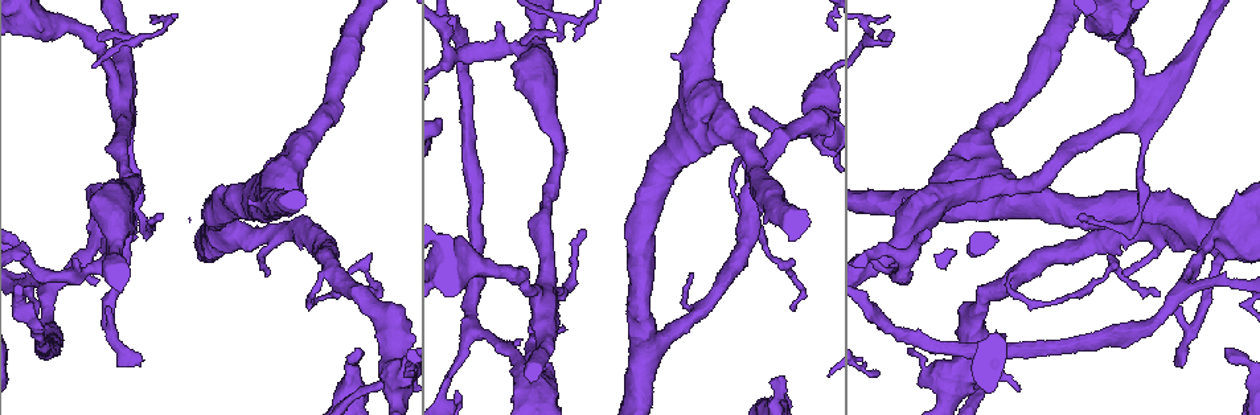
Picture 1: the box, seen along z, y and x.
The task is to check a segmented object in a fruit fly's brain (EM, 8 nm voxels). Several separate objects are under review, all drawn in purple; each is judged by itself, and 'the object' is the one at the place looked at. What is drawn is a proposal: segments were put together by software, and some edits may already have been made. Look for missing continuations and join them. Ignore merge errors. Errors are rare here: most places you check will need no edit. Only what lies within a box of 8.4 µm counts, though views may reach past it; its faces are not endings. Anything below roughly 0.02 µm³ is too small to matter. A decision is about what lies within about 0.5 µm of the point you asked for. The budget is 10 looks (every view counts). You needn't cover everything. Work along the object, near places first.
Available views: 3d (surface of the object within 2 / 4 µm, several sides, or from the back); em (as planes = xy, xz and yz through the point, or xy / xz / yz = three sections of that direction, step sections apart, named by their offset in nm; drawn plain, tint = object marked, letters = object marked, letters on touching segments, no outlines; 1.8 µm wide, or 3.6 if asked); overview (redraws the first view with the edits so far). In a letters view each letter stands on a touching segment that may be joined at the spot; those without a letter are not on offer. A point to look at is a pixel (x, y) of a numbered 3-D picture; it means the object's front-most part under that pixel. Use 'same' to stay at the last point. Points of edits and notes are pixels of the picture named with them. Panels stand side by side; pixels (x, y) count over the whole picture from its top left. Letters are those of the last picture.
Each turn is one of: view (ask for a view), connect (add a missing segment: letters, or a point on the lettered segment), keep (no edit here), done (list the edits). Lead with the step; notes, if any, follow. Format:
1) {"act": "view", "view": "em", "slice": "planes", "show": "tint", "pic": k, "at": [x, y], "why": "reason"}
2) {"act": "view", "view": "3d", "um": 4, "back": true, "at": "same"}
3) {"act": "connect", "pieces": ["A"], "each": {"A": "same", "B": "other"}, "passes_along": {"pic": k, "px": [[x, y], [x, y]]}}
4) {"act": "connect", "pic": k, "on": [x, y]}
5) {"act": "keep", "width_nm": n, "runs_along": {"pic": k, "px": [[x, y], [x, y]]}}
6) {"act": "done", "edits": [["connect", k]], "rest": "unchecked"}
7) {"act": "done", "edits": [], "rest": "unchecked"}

{"act": "view", "view": "em", "slice": "planes", "show": "letters", "pic": 1, "at": [1157, 294], "why": "end of a long branch"}

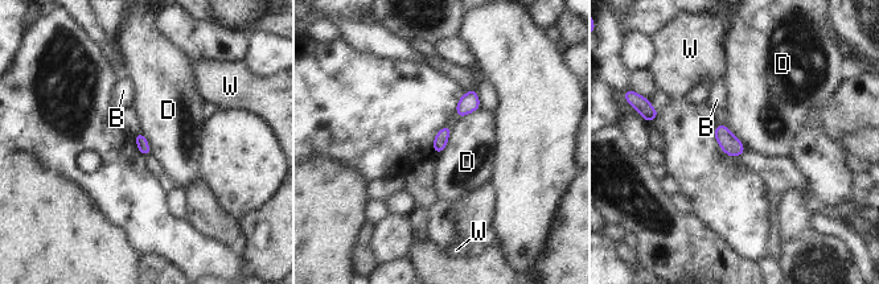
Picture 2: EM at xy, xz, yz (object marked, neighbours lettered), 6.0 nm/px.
{"act": "keep", "each": {"B": "other", "D": "other", "W": "other"}, "found": "none of them fits"}

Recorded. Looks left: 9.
{"act": "view", "view": "3d", "um": 2, "pic": 1, "at": [1226, 352], "why": "free end"}

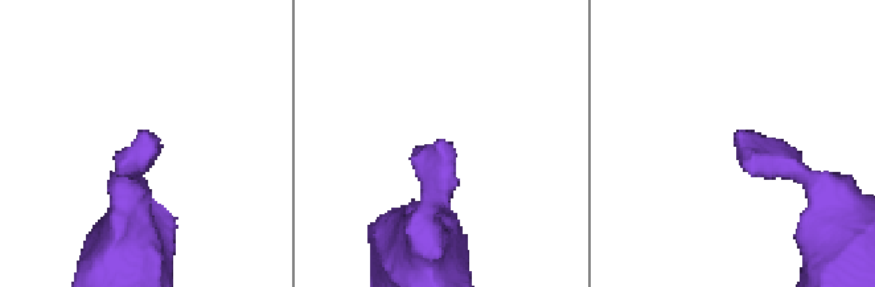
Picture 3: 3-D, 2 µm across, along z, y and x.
{"act": "view", "view": "em", "slice": "xy", "step": 4, "show": "tint", "pic": 3, "at": [150, 141], "why": "now the EM"}

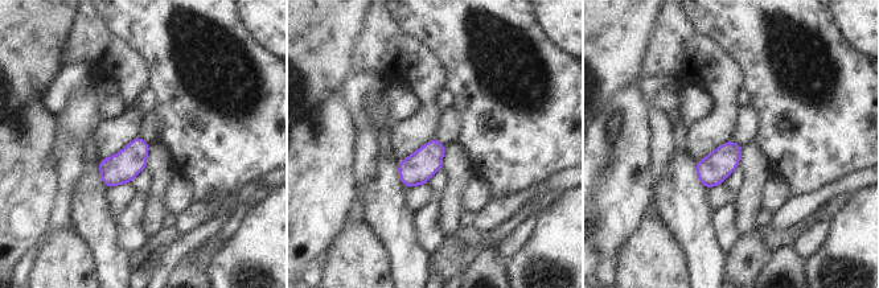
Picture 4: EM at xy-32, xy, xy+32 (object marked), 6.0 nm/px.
{"act": "view", "view": "em", "slice": "planes", "show": "letters", "at": "same", "why": "another direction"}

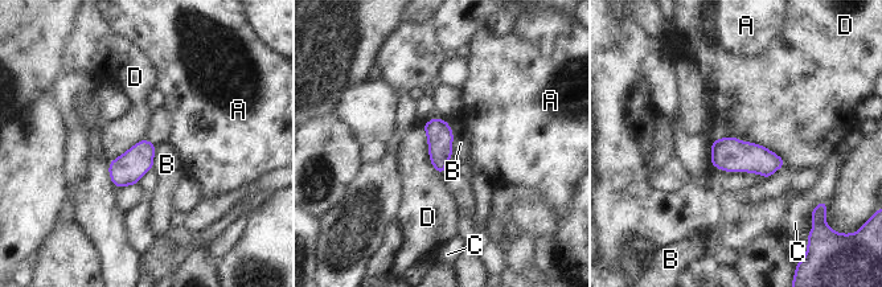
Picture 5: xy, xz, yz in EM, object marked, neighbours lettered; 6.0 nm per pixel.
{"act": "keep", "each": {"A": "other", "B": "other", "C": "other", "D": "other"}, "border": {"pic": 5, "px": [[422, 124], [430, 163], [443, 175]]}, "found": "none of them fits"}

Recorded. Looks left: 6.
{"act": "view", "view": "3d", "um": 4, "pic": 1, "at": [1179, 362], "why": "free end"}

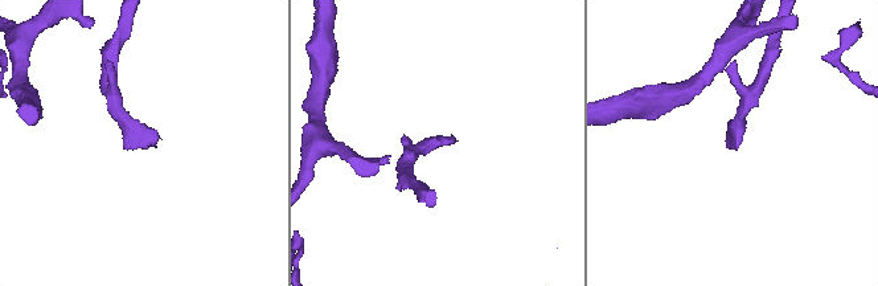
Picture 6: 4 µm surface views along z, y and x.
{"act": "view", "view": "em", "slice": "xy", "step": 16, "show": "letters", "pic": 6, "at": [731, 142]}

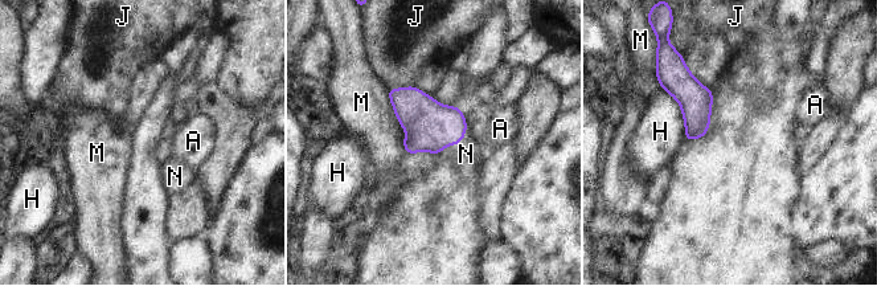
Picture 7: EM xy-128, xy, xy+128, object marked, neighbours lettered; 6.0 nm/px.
{"act": "connect", "pic": 7, "on": [466, 154], "width_nm": 300, "longest_contact_nm": ["M", 420], "each": {"A": "other", "H": "other", "J": "other", "M": "other", "N": "same"}, "found": "the neuron continues"}

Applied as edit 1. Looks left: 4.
{"act": "view", "view": "overview", "why": "see it whole again"}

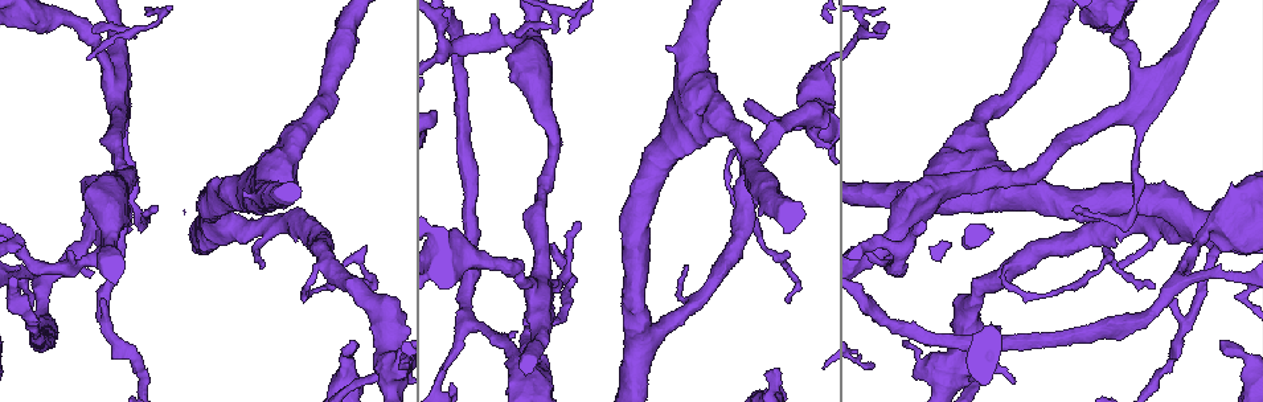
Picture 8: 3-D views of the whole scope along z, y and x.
{"act": "view", "view": "3d", "um": 2, "back": true, "pic": 8, "at": [91, 273], "why": "an open end"}

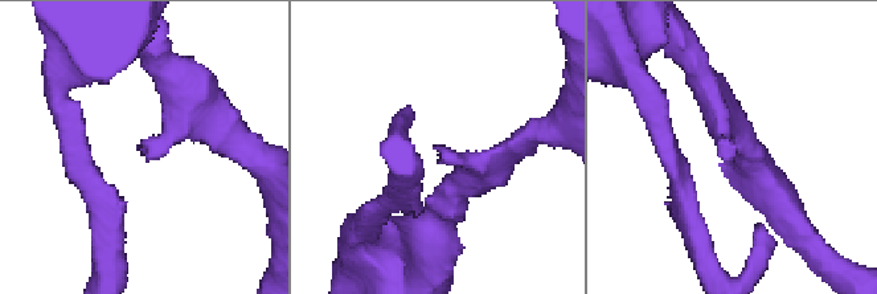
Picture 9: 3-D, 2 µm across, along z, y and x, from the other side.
{"act": "view", "view": "em", "um": 3.6, "slice": "planes", "show": "letters", "pic": 9, "at": [438, 148]}

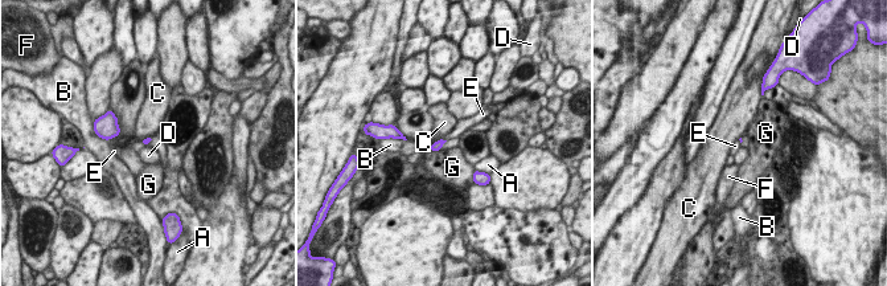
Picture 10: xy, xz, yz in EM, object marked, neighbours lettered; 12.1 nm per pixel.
{"act": "keep", "longest_contact_nm": ["G", 150], "each": {"A": "other", "B": "other", "C": "other", "D": "other", "E": "other", "F": "other", "G": "other"}, "found": "none of them fits"}

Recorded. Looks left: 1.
{"act": "done", "edits": [["connect", 7]], "rest": "unchecked"}

